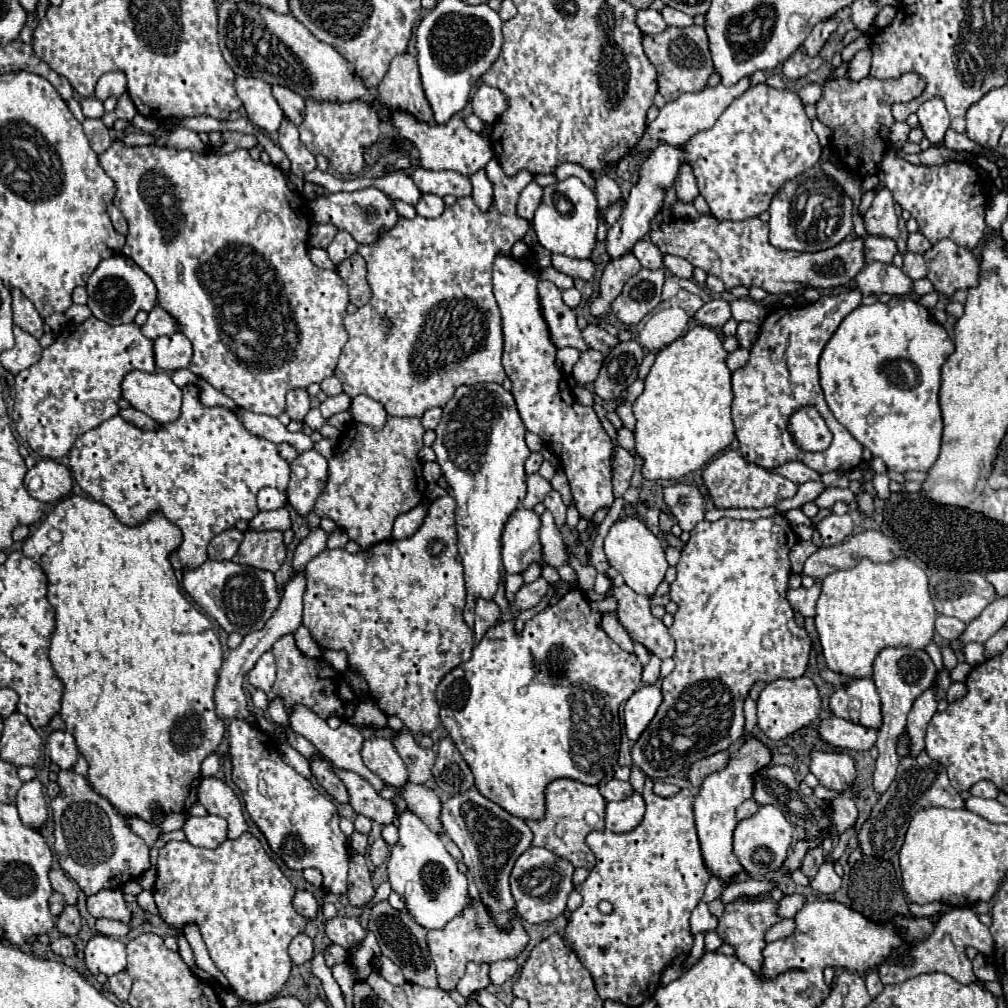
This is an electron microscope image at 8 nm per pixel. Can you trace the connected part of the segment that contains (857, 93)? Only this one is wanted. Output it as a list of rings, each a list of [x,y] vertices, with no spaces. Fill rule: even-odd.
[[[914,72],[903,75],[901,80],[877,80],[873,76],[867,76],[859,82],[853,82],[851,78],[829,78],[823,84],[823,94],[815,104],[817,118],[831,128],[833,144],[839,152],[839,158],[855,176],[879,172],[883,160],[881,140],[887,144],[891,126],[895,124],[891,104],[908,102],[920,96],[924,88],[925,83]]]

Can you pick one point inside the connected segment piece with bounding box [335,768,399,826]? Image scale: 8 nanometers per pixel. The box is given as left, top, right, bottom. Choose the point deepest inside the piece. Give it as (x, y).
(365, 800)

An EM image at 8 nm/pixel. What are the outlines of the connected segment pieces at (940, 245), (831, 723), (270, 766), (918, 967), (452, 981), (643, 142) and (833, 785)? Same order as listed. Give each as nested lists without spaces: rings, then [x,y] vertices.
[[[939,240],[923,256],[929,268],[927,278],[941,294],[951,298],[955,290],[969,290],[979,284],[979,260],[953,240]]]
[[[831,716],[821,720],[819,738],[839,750],[869,750],[877,740],[877,730]]]
[[[233,720],[229,724],[229,752],[233,762],[233,782],[239,786],[245,798],[245,808],[265,834],[271,850],[293,870],[317,868],[323,874],[323,888],[335,896],[343,896],[347,890],[349,850],[347,838],[339,828],[335,804],[315,790],[305,776],[281,760],[273,738],[245,720]]]
[[[953,908],[949,910],[935,926],[935,932],[921,944],[917,944],[911,950],[911,956],[915,956],[915,964],[913,966],[897,966],[897,964],[883,964],[879,966],[879,978],[883,984],[895,984],[895,982],[905,982],[913,976],[925,974],[925,972],[943,972],[953,976],[957,982],[961,984],[973,984],[979,982],[979,978],[973,974],[971,970],[971,962],[965,956],[965,948],[973,946],[979,952],[993,952],[993,938],[991,932],[985,924],[979,922],[977,914],[973,908]]]
[[[475,900],[465,906],[463,916],[453,918],[445,928],[429,930],[427,942],[429,942],[431,958],[437,966],[439,988],[453,990],[457,986],[457,982],[461,980],[461,976],[465,972],[465,964],[469,960],[489,960],[489,964],[491,964],[497,960],[515,958],[523,950],[523,946],[527,946],[529,938],[521,926],[519,916],[517,916],[517,920],[513,920],[511,932],[501,932],[499,928],[493,928],[493,924],[489,924],[489,916],[485,916],[485,906],[477,904],[477,900]]]
[[[741,78],[735,86],[723,86],[723,84],[717,84],[717,86],[707,86],[705,90],[701,92],[695,92],[695,94],[683,94],[679,96],[677,100],[673,102],[667,102],[663,106],[663,110],[659,110],[659,116],[647,124],[647,130],[643,134],[643,138],[639,140],[639,144],[633,148],[633,152],[645,152],[645,148],[653,148],[653,144],[659,144],[661,140],[665,140],[667,144],[673,144],[673,146],[681,146],[685,144],[691,136],[695,136],[697,132],[703,132],[703,130],[709,130],[717,118],[727,110],[727,106],[731,106],[731,102],[735,98],[739,98],[741,94],[745,94],[747,90],[751,88],[751,82],[749,78]]]
[[[813,752],[809,768],[829,790],[845,792],[855,780],[855,762],[845,752]]]

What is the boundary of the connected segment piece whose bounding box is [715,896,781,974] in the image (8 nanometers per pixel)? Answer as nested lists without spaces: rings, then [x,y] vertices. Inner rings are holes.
[[[739,896],[737,900],[733,900],[731,904],[725,906],[725,912],[723,916],[719,918],[719,924],[717,924],[717,930],[715,934],[725,942],[725,944],[731,944],[735,948],[735,958],[741,960],[745,966],[749,966],[755,974],[761,974],[763,972],[763,948],[767,946],[765,942],[765,932],[777,924],[781,918],[777,916],[777,908],[779,908],[779,902],[771,900],[771,898],[751,898],[747,900],[747,896]]]

